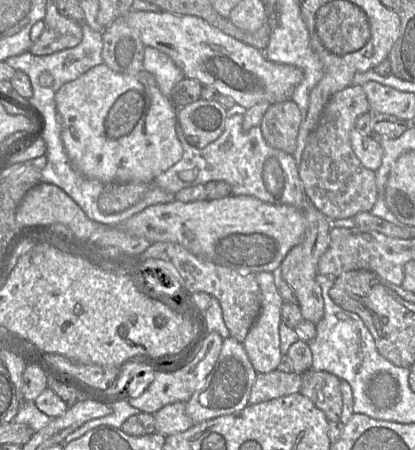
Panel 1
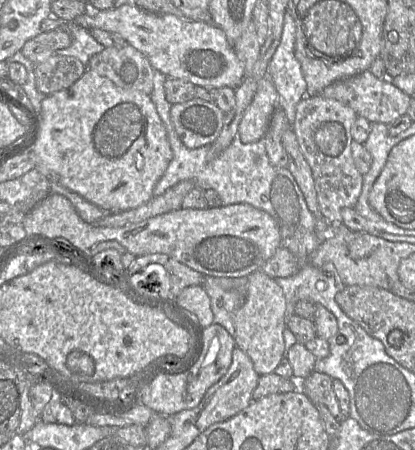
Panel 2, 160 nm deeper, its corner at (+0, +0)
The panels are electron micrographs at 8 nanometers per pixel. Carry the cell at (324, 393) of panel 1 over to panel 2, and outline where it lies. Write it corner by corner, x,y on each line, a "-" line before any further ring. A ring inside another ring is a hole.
313,371
307,378
302,381
298,381
298,383
300,389
312,401
313,404
325,405
336,420
343,421
343,419
348,416
343,416
340,410
338,399
333,390
332,381
333,379
329,375
318,371

